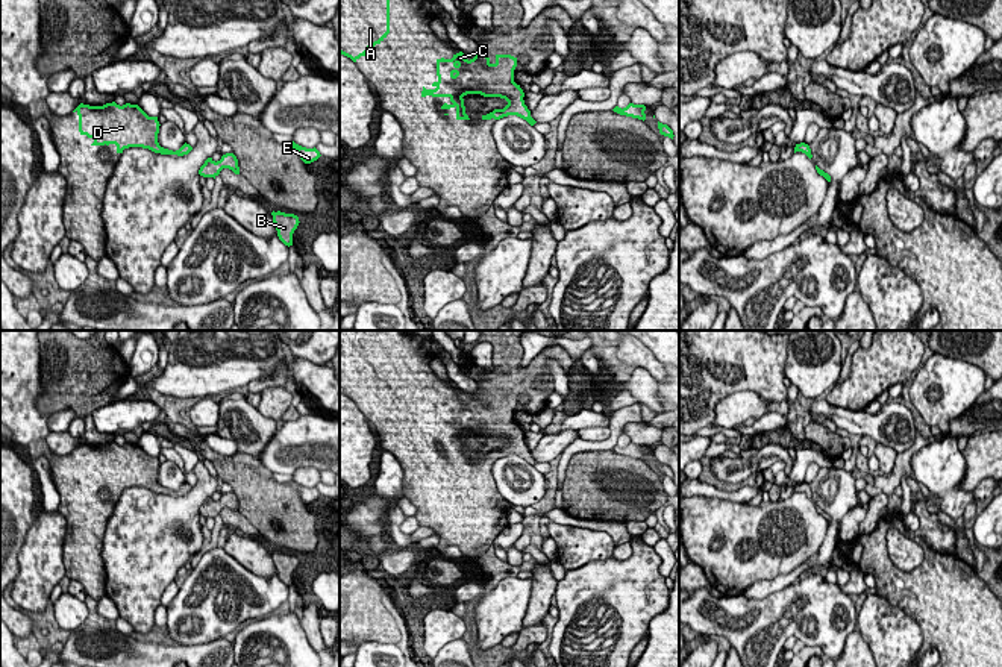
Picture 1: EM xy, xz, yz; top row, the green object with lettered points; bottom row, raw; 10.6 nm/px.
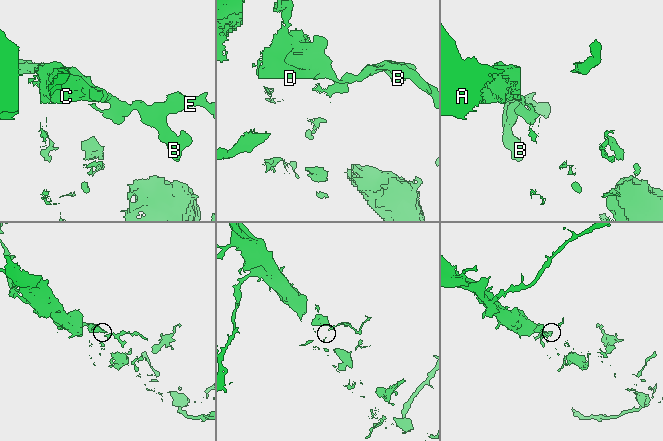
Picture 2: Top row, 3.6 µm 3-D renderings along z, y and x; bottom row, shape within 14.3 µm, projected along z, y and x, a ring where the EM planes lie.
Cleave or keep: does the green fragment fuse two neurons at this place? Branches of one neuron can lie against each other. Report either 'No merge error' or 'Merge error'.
Merge error

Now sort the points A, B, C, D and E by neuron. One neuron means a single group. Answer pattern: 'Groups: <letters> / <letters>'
Groups: A C D / B E

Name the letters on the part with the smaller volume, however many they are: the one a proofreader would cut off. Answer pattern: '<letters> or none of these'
B, E

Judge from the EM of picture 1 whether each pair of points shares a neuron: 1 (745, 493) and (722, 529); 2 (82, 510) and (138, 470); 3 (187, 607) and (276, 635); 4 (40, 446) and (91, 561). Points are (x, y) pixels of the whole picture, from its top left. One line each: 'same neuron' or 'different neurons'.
1: different neurons
2: same neuron
3: different neurons
4: same neuron

